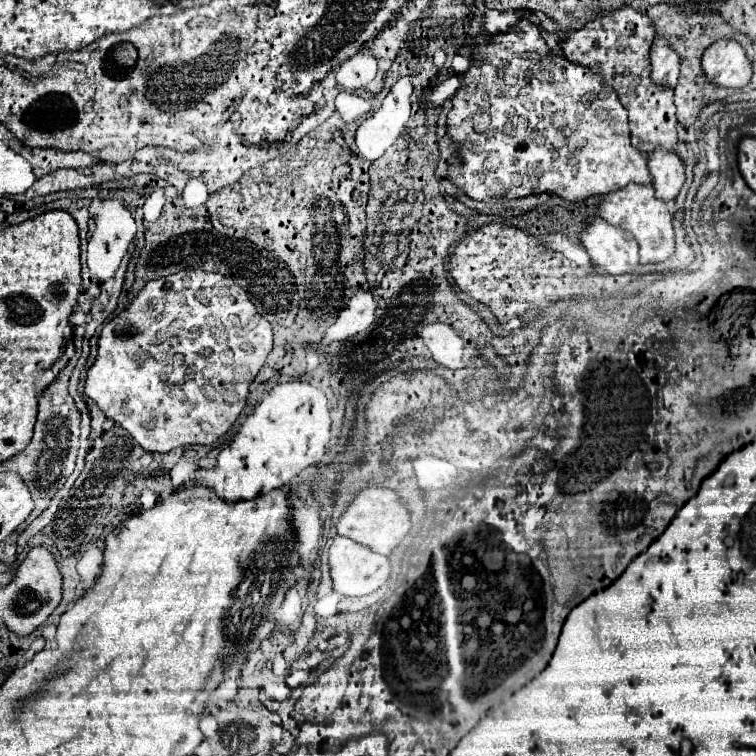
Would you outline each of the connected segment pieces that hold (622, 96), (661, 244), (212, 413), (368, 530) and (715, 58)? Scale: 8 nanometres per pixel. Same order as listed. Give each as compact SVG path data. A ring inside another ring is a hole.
M621 6L605 16L597 16L587 22L577 32L569 34L561 42L563 56L571 62L587 64L591 70L599 72L605 82L617 92L619 102L629 114L631 144L639 152L651 152L655 148L673 150L677 144L677 118L673 104L673 88L659 86L651 80L651 60L649 50L655 38L655 26L649 16L633 10L631 6Z
M627 184L615 192L603 196L599 204L599 216L605 218L609 224L621 226L623 230L631 232L639 244L641 264L653 264L669 258L675 252L673 242L673 226L671 226L671 212L663 200L655 196L653 184Z
M189 268L189 270L181 270L181 272L177 272L173 276L167 276L167 278L151 280L133 298L129 308L125 308L109 324L105 324L105 328L101 332L101 338L99 338L97 360L95 360L95 364L87 372L85 394L99 406L99 410L109 420L113 420L115 424L125 428L145 452L161 452L163 454L163 452L169 452L173 448L181 448L181 446L189 446L189 444L213 444L219 436L223 436L227 430L231 430L231 426L239 418L239 414L241 414L241 410L245 406L247 394L249 394L249 384L255 380L255 376L263 368L263 364L265 364L265 360L267 360L271 350L273 350L273 330L271 330L271 324L255 310L253 302L249 300L249 296L245 294L245 290L241 286L237 286L227 276Z
M367 486L359 490L337 522L339 536L347 536L353 542L359 542L379 554L391 554L391 550L399 546L409 532L411 532L411 516L405 504L399 500L395 492L377 486Z
M717 40L703 54L703 72L719 86L743 88L751 80L751 60L737 40Z

